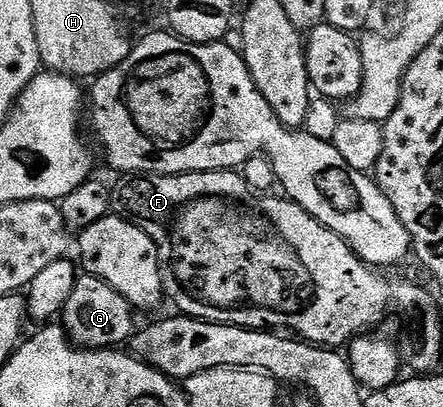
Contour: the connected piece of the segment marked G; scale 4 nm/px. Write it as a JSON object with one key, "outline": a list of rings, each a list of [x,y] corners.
{"outline":[[[83,275],[76,280],[69,303],[65,303],[61,324],[74,344],[84,349],[110,349],[130,342],[137,329],[134,315],[133,306],[121,294],[113,291],[109,283]]]}

